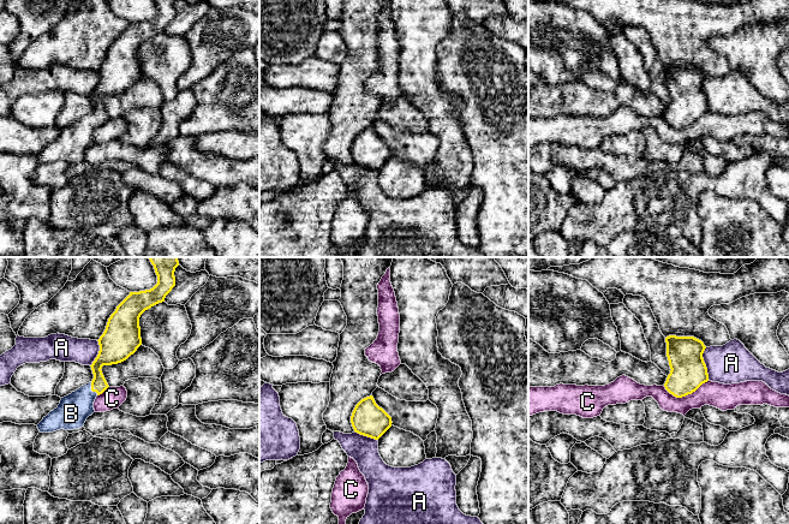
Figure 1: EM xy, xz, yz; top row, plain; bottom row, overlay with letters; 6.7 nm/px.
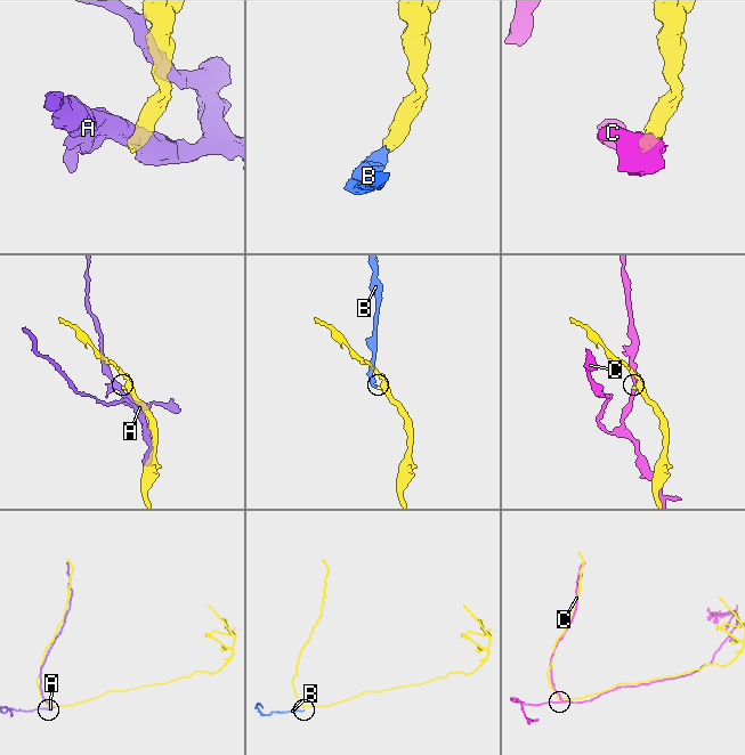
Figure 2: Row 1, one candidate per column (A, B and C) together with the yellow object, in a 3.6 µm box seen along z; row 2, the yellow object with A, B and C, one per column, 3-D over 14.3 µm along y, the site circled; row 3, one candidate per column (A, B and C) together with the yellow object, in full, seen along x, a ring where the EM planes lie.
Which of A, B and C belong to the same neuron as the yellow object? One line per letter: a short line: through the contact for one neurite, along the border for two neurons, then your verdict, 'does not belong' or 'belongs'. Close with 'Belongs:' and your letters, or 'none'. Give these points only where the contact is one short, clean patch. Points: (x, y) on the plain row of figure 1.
A: line yz (705, 78), (703, 91), (706, 96), (709, 109); does not belong
B: line xy (107, 87), (91, 120), (71, 144); belongs
C: line yz (709, 111), (691, 124), (681, 127), (674, 127), (663, 117); does not belong
Belongs: B

